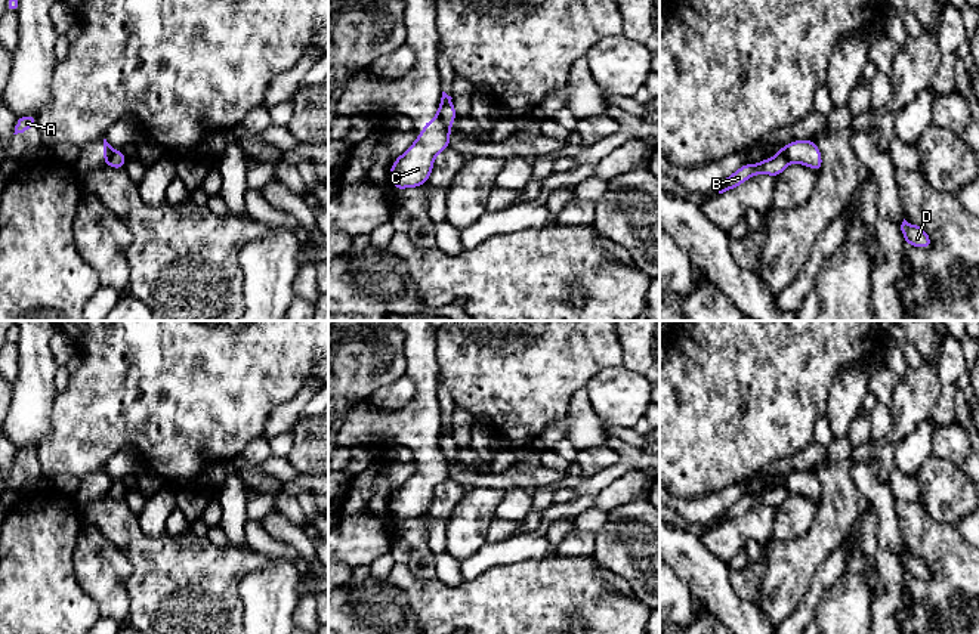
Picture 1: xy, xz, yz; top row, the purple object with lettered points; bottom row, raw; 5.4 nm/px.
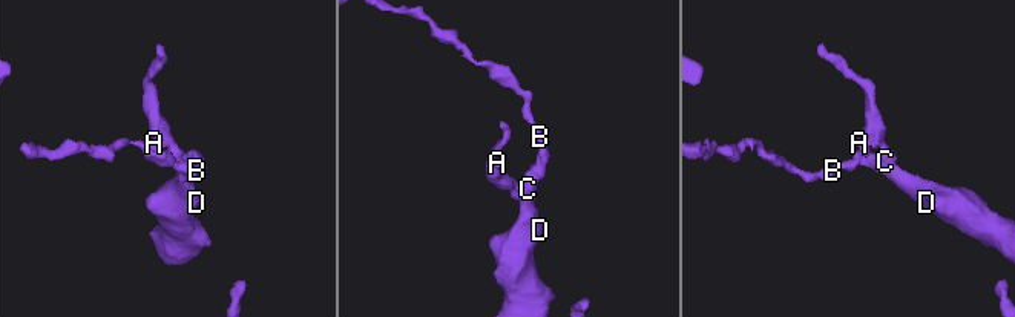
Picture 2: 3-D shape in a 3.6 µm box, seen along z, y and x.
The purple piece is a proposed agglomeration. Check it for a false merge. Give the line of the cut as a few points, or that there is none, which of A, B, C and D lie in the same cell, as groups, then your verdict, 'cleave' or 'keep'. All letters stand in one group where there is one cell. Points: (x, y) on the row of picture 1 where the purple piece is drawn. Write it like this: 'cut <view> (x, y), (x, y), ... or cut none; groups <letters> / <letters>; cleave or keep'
cut xz (438, 111), (450, 123); groups A C D / B; cleave

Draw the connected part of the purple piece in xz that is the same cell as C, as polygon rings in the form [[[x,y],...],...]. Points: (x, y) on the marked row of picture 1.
[[[439,112],[435,114],[433,121],[426,121],[423,124],[423,132],[417,134],[416,142],[392,163],[389,179],[396,191],[417,188],[427,183],[433,168],[435,157],[450,148],[451,130],[451,123],[442,120]]]

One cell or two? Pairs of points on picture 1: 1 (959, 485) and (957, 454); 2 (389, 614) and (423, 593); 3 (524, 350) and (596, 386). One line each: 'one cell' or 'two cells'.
1: two cells
2: two cells
3: two cells

